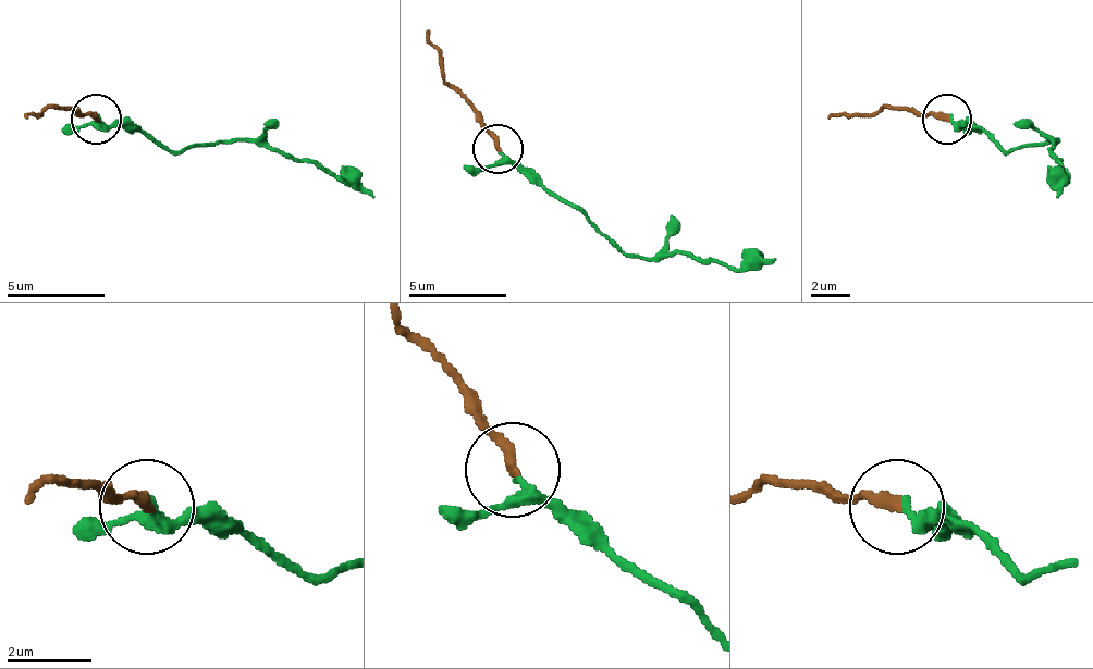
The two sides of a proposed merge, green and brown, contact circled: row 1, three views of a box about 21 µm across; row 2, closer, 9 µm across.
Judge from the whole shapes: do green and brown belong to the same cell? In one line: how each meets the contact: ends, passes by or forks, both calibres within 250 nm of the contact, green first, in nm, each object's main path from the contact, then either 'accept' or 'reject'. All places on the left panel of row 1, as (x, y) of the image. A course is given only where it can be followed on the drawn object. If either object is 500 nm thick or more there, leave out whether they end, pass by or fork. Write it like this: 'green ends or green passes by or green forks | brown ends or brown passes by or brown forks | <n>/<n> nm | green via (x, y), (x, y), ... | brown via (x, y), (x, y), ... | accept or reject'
green passes by | brown ends | 240/280 nm | green via (97, 120), (132, 125), (171, 149), (225, 139), (265, 139), (319, 159), (372, 199) | brown via (97, 120), (52, 106), (43, 115), (23, 115) | accept

